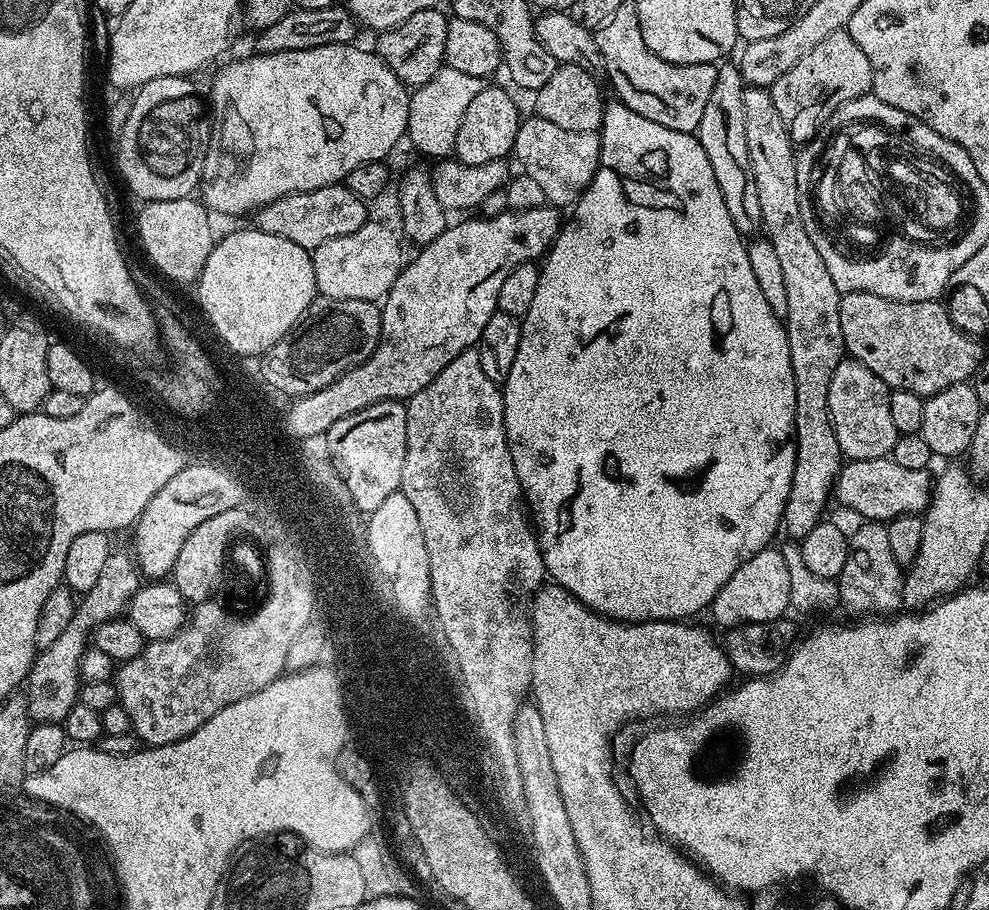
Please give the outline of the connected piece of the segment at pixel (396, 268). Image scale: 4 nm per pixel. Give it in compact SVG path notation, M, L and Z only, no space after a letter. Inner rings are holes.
M369 222L354 230L354 234L330 238L330 242L322 242L322 246L311 249L317 293L329 300L383 301L406 263L398 232L397 236L394 229Z

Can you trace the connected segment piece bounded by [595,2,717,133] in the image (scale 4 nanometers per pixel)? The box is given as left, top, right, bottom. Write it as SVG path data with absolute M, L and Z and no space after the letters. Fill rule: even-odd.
M626 2L618 6L618 14L595 33L600 48L603 71L608 71L615 95L642 118L658 122L658 126L670 126L670 130L695 133L702 122L702 113L710 94L714 94L716 64L671 64L646 46L642 38L642 26L638 22L636 5Z

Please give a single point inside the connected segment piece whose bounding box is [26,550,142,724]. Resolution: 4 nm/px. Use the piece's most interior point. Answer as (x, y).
(53, 683)

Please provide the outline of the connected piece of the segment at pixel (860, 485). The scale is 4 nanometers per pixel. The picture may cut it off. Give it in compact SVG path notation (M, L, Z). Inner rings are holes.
M891 455L865 460L848 460L836 475L835 503L864 516L868 522L889 522L902 515L923 513L932 497L933 477L925 470L910 470L892 459Z

